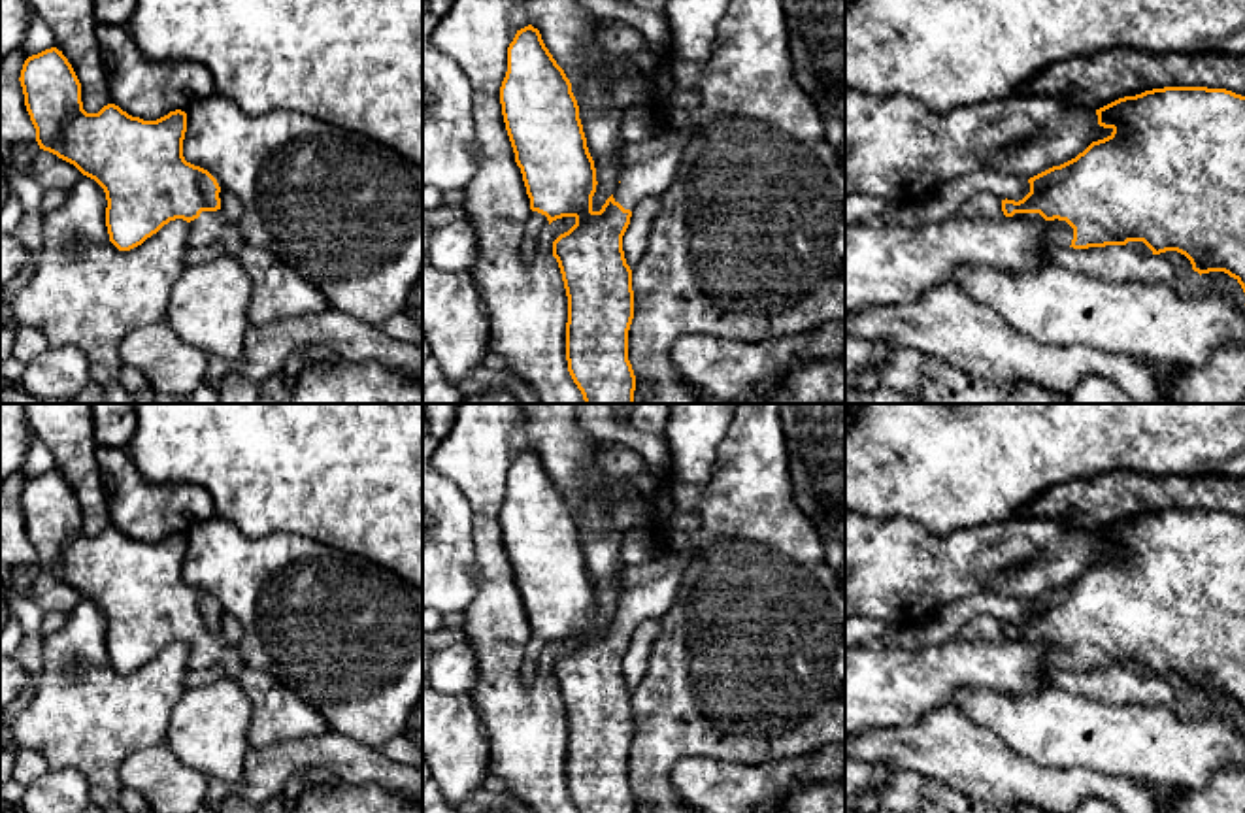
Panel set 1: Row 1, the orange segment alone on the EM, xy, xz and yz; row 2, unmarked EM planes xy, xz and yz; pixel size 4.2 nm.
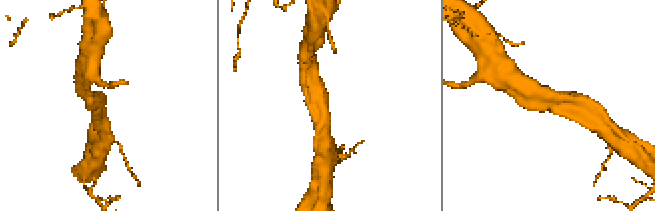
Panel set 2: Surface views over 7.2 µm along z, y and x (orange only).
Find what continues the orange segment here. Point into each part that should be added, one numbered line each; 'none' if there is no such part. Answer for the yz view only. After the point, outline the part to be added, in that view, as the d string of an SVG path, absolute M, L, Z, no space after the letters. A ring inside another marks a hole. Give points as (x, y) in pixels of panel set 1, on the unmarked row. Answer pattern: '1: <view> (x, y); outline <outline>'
1: yz (1061, 655); outline M1051 643L1051 668L1053 670L1070 670L1073 662L1073 651L1066 643Z

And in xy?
1: xy (210, 651); outline M221 632L202 634L198 641L191 643L187 666L189 670L221 668L230 679L247 668L238 645L226 645Z

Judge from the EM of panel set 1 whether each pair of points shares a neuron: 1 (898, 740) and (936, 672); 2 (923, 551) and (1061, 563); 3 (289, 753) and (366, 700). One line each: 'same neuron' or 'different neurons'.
1: different neurons
2: same neuron
3: different neurons

